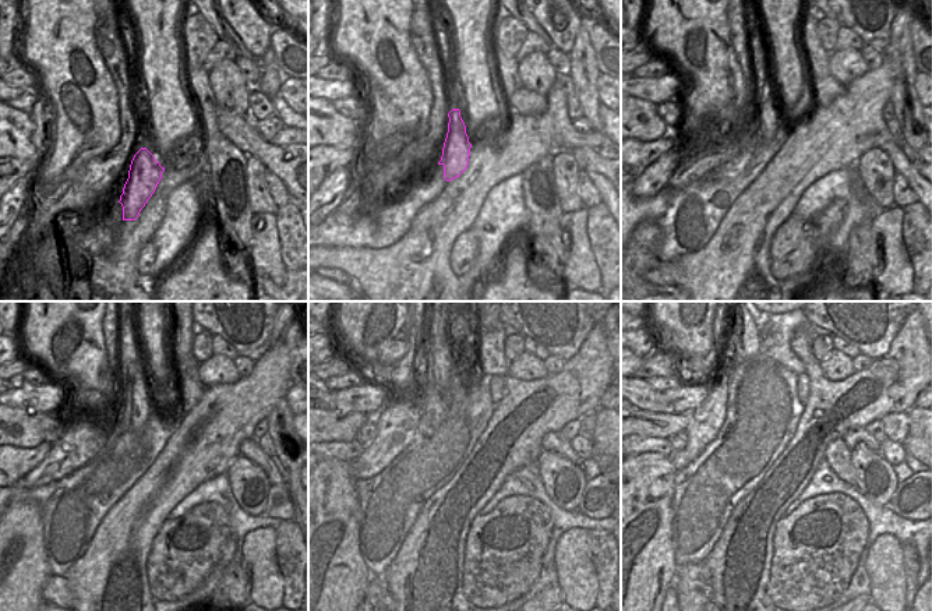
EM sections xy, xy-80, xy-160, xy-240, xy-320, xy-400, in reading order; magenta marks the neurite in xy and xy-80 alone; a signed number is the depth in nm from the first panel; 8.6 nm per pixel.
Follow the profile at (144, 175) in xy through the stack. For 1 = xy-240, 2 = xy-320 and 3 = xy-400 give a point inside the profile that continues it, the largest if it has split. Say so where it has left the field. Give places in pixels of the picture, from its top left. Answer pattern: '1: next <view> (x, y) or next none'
1: next xy-240 (141, 406)
2: next xy-320 (440, 356)
3: next xy-400 (742, 336)

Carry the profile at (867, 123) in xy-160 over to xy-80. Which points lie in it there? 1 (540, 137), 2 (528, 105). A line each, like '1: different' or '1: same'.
1: same
2: different

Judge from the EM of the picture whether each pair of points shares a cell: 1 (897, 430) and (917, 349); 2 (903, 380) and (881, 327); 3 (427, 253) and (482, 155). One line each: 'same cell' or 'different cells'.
1: different cells
2: different cells
3: same cell

